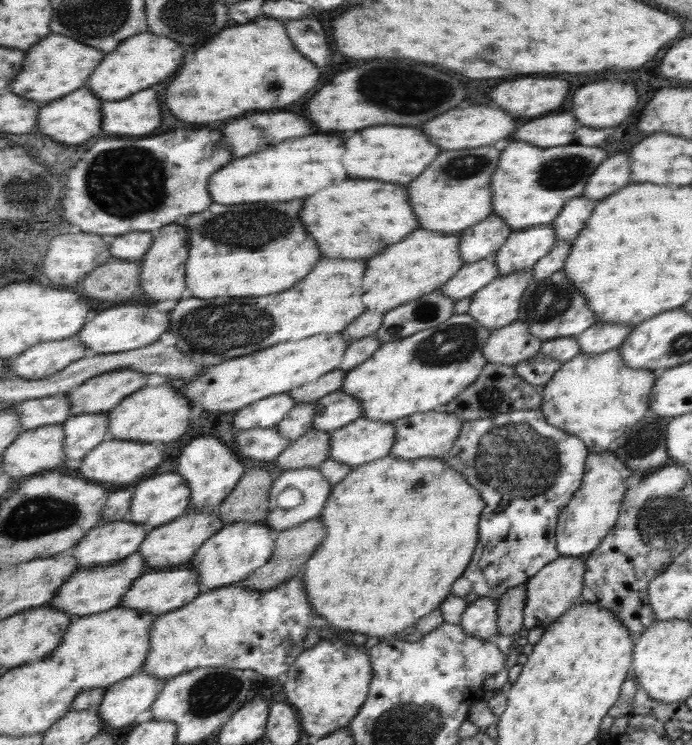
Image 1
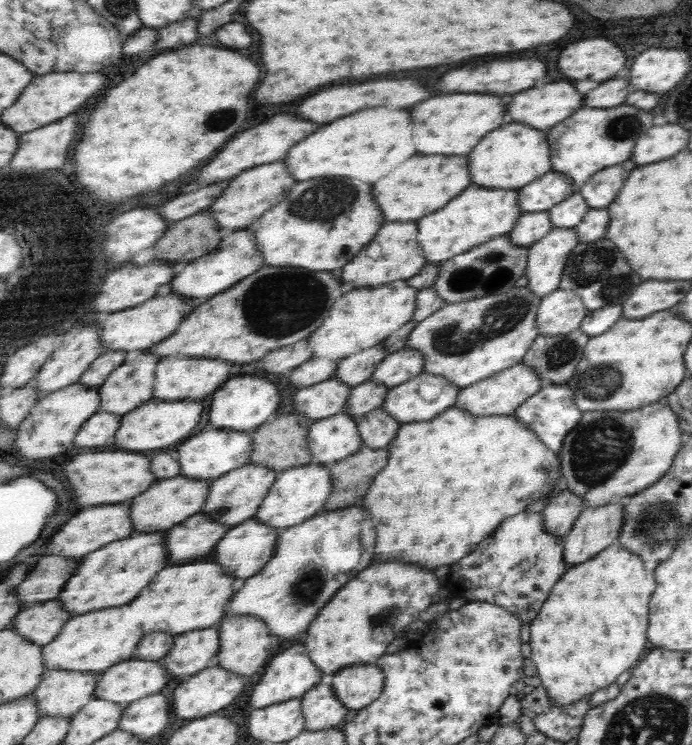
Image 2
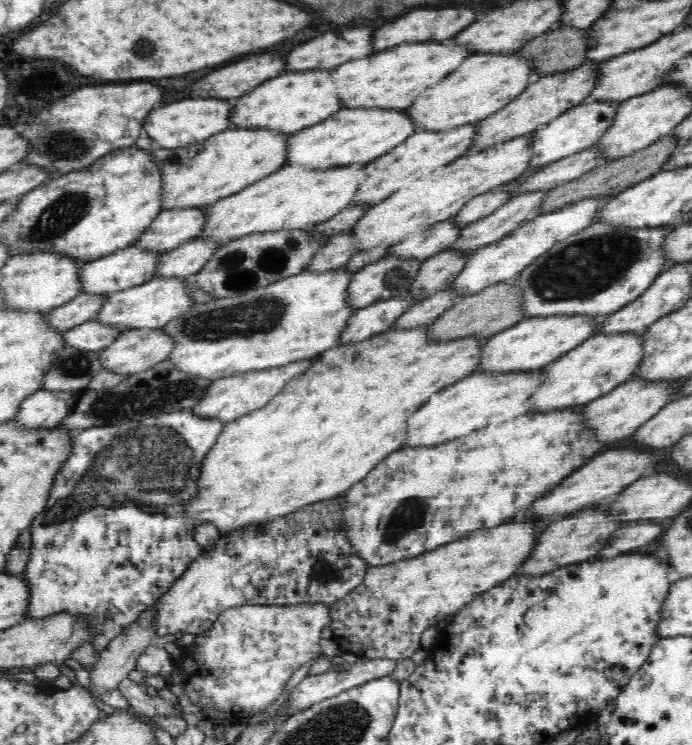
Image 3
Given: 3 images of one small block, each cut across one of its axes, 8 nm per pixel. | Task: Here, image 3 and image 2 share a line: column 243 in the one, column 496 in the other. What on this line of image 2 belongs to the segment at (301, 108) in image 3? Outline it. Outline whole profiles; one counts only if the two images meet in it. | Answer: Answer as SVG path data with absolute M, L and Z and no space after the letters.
M452 94L434 96L414 106L414 120L418 120L418 150L422 154L468 156L482 139L501 128L506 118L506 104L498 96L486 94Z

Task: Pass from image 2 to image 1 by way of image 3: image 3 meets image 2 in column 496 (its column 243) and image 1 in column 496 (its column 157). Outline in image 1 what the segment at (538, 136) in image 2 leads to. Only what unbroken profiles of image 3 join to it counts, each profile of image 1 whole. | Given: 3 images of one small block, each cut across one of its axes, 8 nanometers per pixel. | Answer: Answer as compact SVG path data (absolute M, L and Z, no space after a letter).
M490 145L466 150L442 151L442 156L428 168L412 186L410 198L414 200L414 208L418 212L418 220L422 227L432 232L448 232L457 234L465 232L489 218L494 213L494 173L500 166L503 146Z

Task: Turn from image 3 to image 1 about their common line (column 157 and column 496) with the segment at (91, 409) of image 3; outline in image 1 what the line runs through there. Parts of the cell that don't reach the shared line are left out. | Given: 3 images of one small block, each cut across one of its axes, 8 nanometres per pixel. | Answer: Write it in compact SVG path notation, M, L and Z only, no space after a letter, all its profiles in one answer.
M488 363L478 382L462 391L462 394L458 395L452 403L447 404L444 409L450 414L460 416L460 420L464 421L492 419L507 412L524 409L538 410L541 408L542 398L540 390L534 388L529 381L522 380L514 366Z

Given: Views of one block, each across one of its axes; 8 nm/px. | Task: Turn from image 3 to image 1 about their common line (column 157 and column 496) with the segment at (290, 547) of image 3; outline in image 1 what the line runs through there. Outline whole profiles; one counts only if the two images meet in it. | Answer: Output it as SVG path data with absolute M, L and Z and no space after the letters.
M481 599L470 605L461 625L474 638L493 640L500 634L498 601Z

